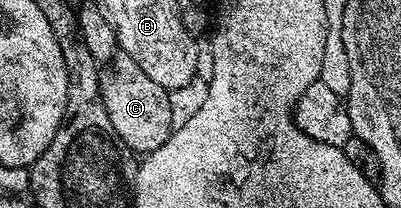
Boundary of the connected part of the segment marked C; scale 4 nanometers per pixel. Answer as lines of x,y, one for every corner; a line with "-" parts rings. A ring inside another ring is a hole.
118,59
112,68
113,73
109,77
106,75
101,81
101,97
107,106
111,126
115,126
119,138
127,142
134,154
148,154
159,150
159,146
169,140
175,127
173,104
169,101
170,89
159,86
159,82
151,82
151,78
143,74
134,60

